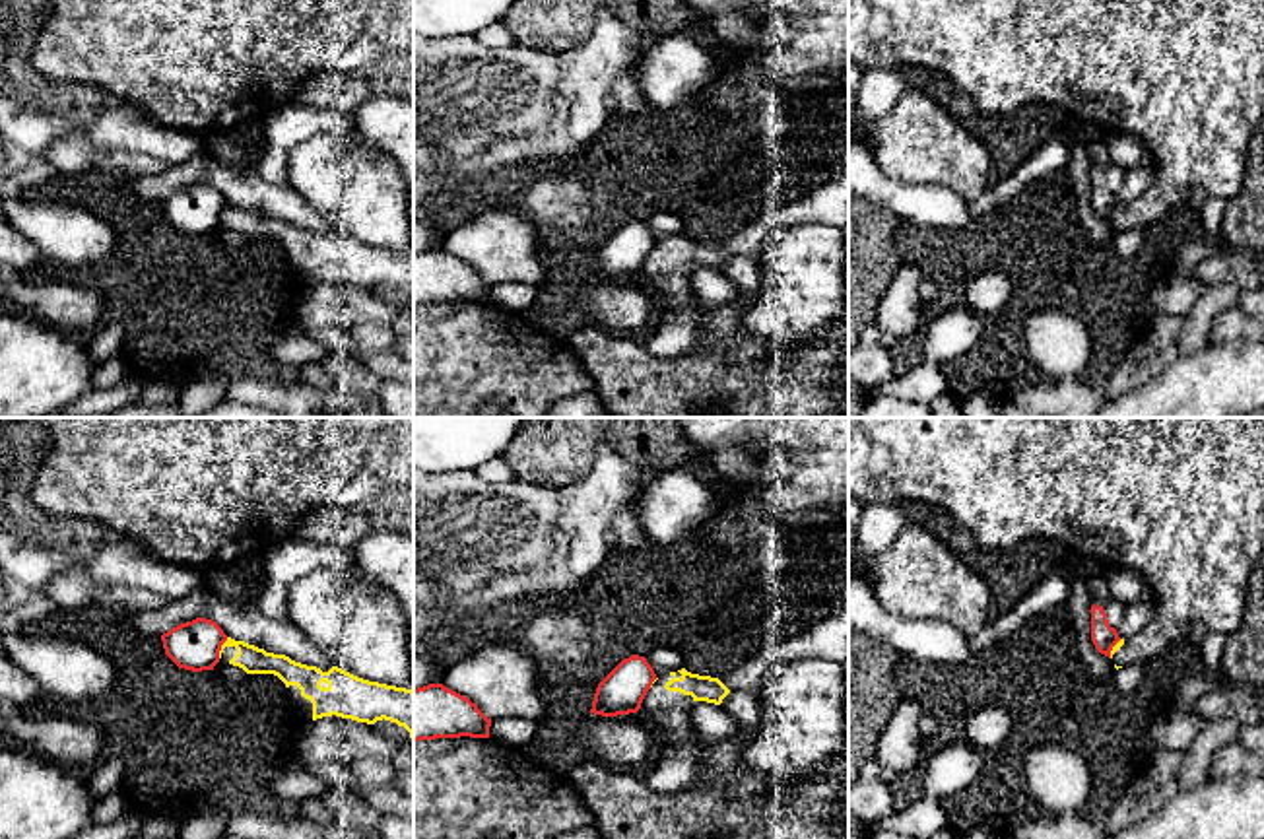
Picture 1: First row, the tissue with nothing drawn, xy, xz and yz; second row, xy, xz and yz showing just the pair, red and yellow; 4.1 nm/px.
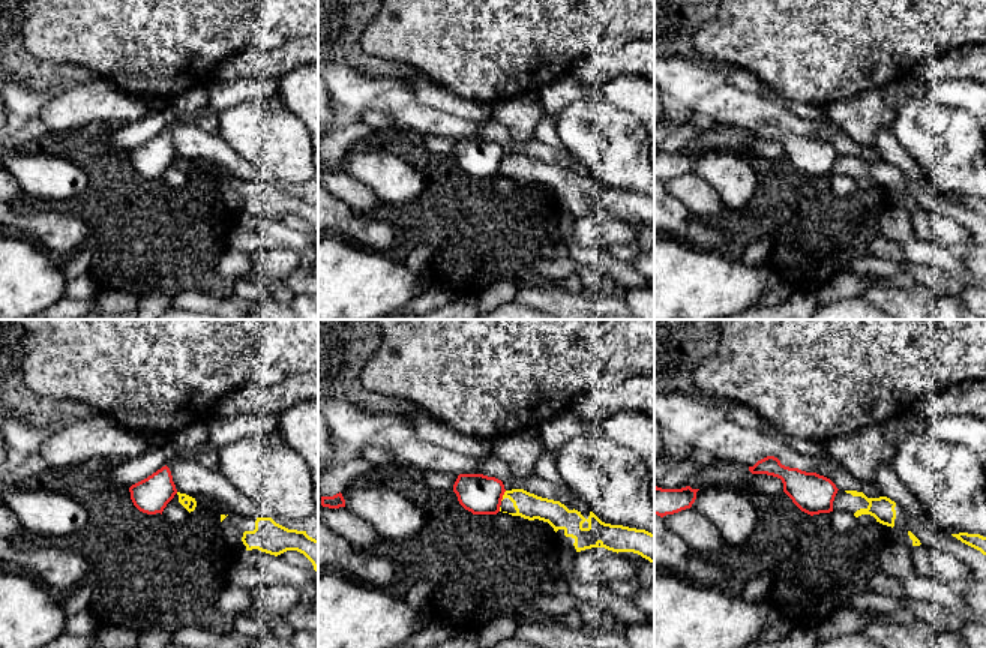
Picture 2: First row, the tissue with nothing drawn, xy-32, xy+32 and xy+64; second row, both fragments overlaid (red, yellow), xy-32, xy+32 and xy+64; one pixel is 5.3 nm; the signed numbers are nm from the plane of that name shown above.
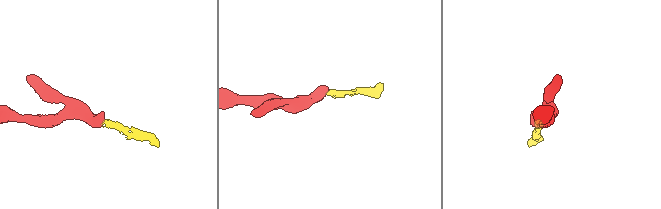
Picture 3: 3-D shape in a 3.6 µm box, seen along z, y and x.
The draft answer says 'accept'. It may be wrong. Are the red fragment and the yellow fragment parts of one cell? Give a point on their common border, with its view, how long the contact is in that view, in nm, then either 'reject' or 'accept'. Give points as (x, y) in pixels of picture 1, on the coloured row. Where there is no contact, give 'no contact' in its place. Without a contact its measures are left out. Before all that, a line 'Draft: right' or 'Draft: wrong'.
Draft: wrong
xy (220, 647) | 100 nm | reject

